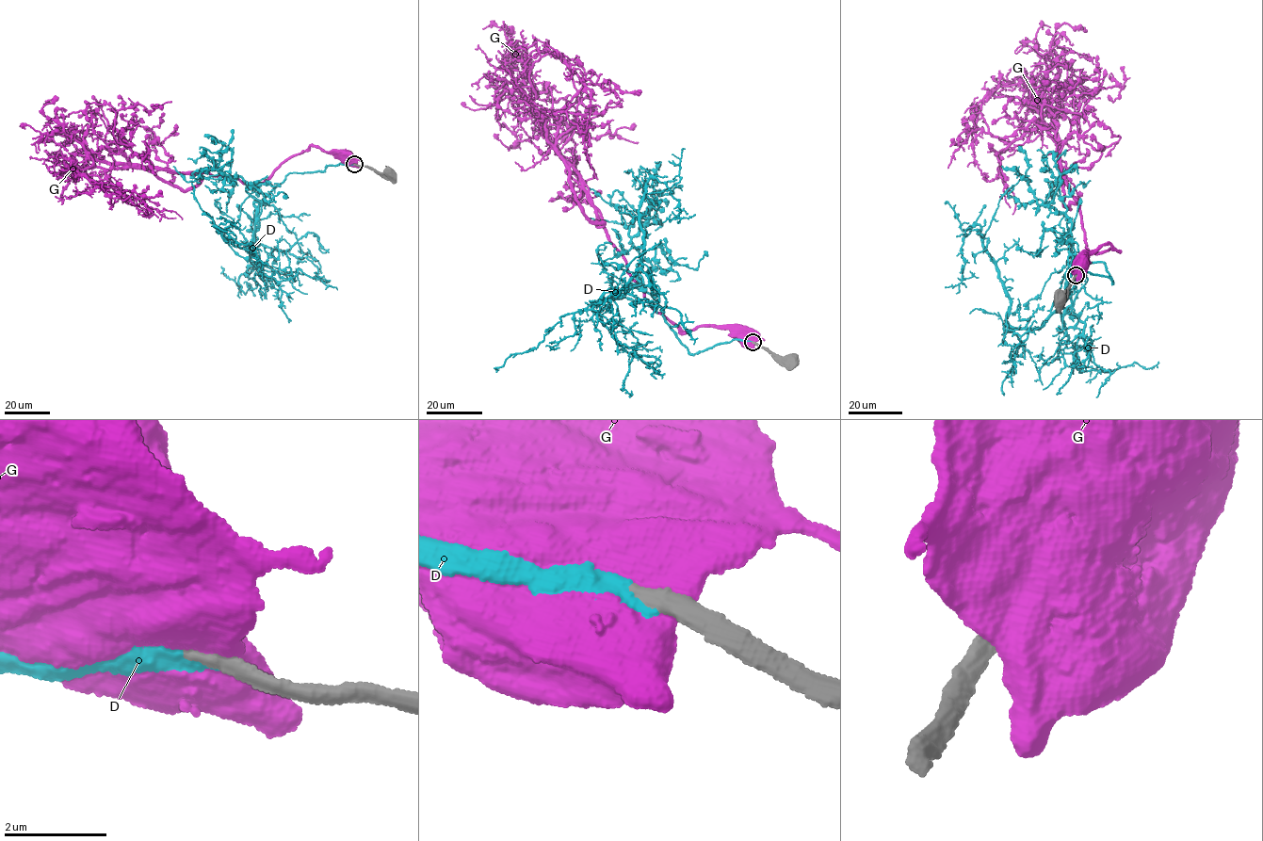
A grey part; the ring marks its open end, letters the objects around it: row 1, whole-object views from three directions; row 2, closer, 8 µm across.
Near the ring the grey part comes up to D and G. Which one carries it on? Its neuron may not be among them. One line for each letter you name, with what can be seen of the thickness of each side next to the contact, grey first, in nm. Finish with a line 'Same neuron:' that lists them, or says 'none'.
D: 360 nm thick on the grey side, 360 nm on the other
Same neuron: D

